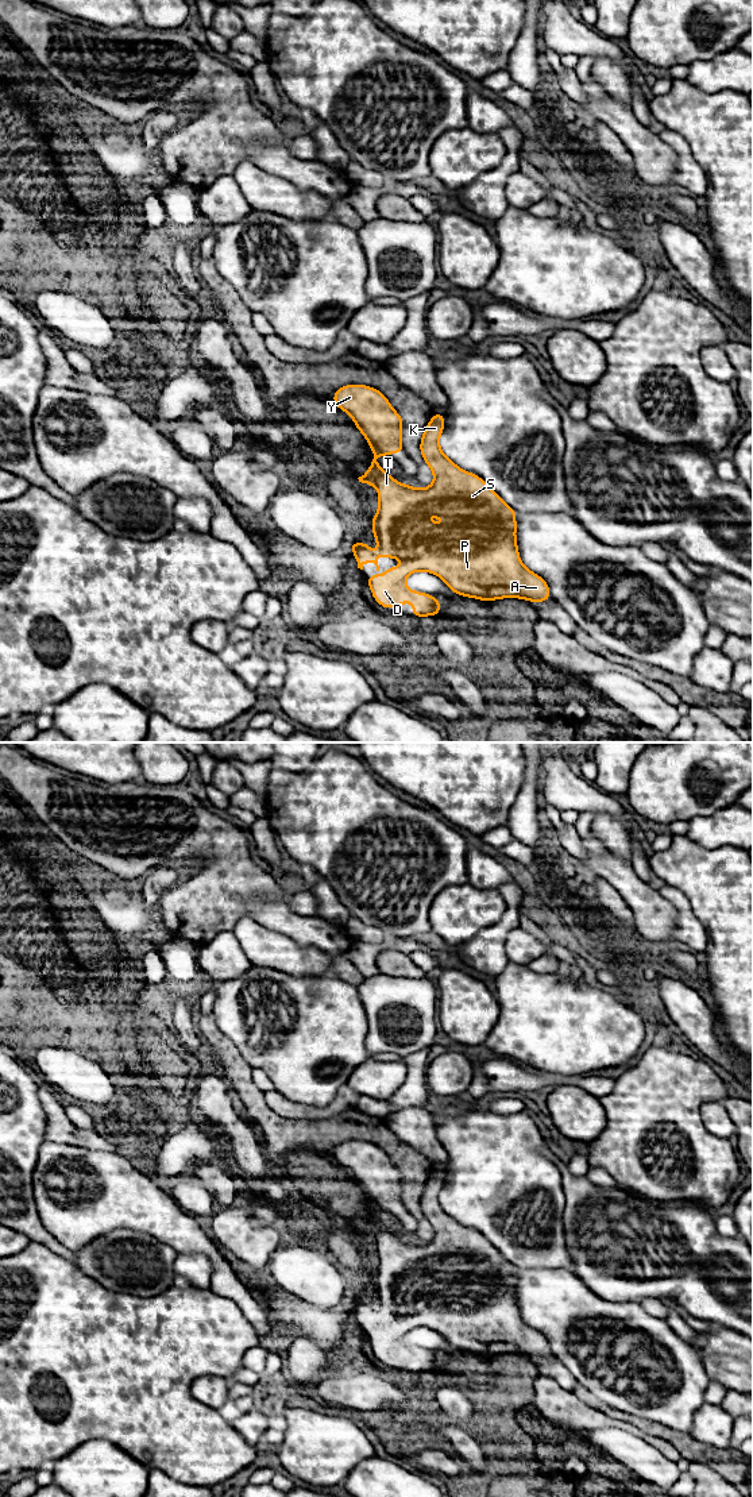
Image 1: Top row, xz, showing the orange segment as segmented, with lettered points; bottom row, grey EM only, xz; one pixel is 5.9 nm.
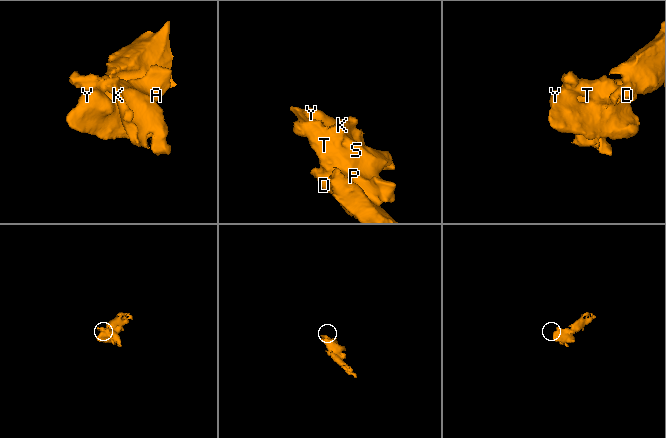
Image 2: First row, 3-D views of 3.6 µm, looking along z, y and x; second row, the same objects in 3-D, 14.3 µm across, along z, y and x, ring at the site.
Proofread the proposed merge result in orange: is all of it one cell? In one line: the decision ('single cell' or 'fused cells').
single cell

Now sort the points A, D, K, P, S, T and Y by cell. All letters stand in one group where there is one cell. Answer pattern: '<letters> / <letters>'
A D K P S T Y

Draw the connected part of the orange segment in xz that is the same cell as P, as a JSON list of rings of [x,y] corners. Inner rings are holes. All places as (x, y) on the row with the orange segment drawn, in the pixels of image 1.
[[[352,383],[337,389],[332,401],[352,417],[358,429],[367,439],[374,459],[368,471],[358,479],[362,483],[372,485],[381,494],[378,498],[381,506],[371,518],[372,535],[379,549],[371,551],[364,541],[348,545],[355,553],[358,568],[363,570],[364,562],[372,562],[379,571],[378,553],[406,562],[402,568],[386,568],[383,576],[366,575],[372,597],[381,606],[391,609],[399,607],[402,602],[416,602],[412,617],[441,614],[440,601],[436,597],[413,591],[403,584],[414,571],[436,574],[453,593],[486,602],[498,598],[524,598],[533,603],[551,599],[547,582],[520,562],[515,541],[515,510],[506,505],[476,474],[463,471],[441,452],[439,439],[444,431],[445,417],[440,410],[432,416],[420,443],[421,455],[433,471],[435,482],[426,489],[413,489],[409,483],[401,485],[387,475],[376,462],[379,455],[390,456],[394,452],[405,451],[401,441],[403,421],[387,398],[374,387]],[[426,513],[447,517],[449,524],[426,522],[424,520]]]

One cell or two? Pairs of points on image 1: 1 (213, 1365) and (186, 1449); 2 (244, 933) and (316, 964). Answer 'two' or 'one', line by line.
1: one
2: one

